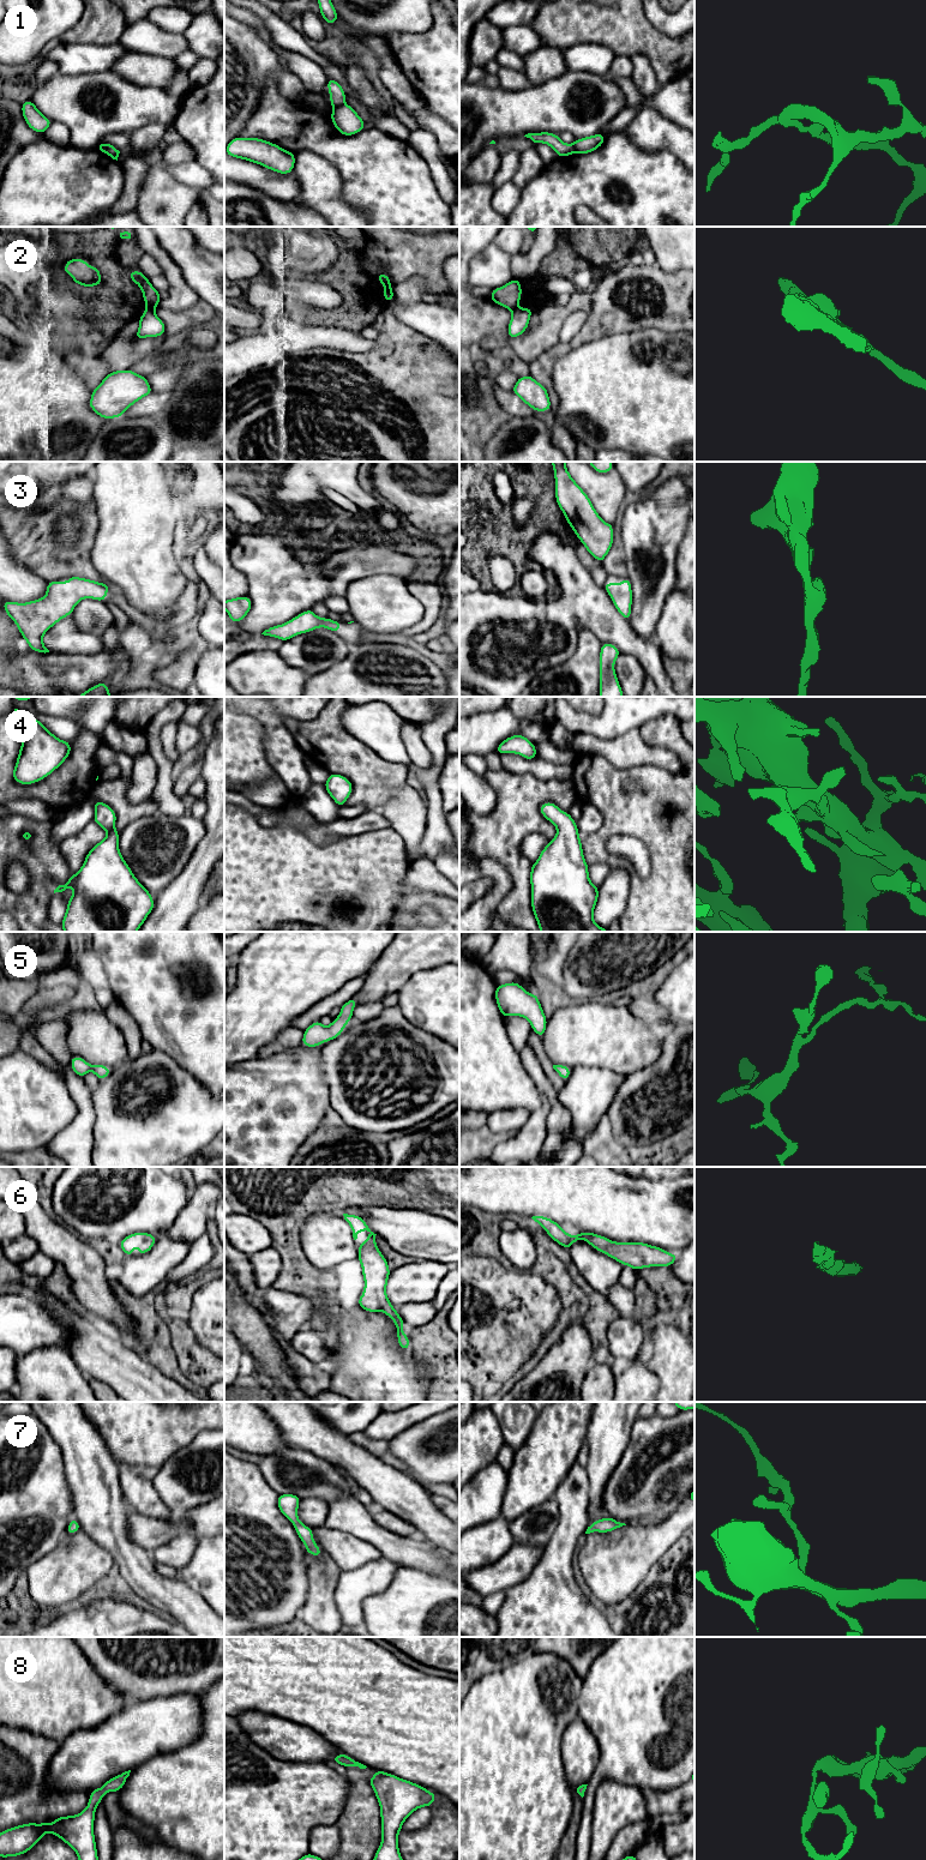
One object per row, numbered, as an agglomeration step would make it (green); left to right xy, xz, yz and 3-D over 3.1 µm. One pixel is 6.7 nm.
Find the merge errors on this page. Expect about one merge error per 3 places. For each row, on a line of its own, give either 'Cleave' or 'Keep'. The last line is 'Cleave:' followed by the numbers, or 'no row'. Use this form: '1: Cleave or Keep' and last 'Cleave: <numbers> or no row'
1: Cleave
2: Cleave
3: Keep
4: Keep
5: Keep
6: Keep
7: Keep
8: Keep
Cleave: 1, 2

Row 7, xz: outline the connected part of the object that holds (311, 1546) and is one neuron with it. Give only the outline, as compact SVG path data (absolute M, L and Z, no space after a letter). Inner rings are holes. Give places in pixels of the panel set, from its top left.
M279 1494L277 1499L277 1506L279 1511L293 1523L296 1534L305 1543L306 1552L313 1557L320 1557L321 1551L317 1546L317 1542L312 1539L313 1529L301 1523L297 1517L297 1507L300 1501L301 1499L295 1494Z

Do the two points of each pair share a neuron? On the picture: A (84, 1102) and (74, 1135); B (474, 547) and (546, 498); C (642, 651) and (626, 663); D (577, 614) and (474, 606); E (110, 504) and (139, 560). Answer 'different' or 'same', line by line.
A: same
B: same
C: different
D: same
E: same

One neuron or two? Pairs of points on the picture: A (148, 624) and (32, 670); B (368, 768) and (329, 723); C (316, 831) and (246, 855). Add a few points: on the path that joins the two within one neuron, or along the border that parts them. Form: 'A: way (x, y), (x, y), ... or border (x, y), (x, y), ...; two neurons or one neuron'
A: border (100, 651), (92, 655), (52, 651), (44, 654); two neurons
B: way (360, 757), (337, 734); one neuron
C: border (302, 829), (317, 843), (334, 841); two neurons

